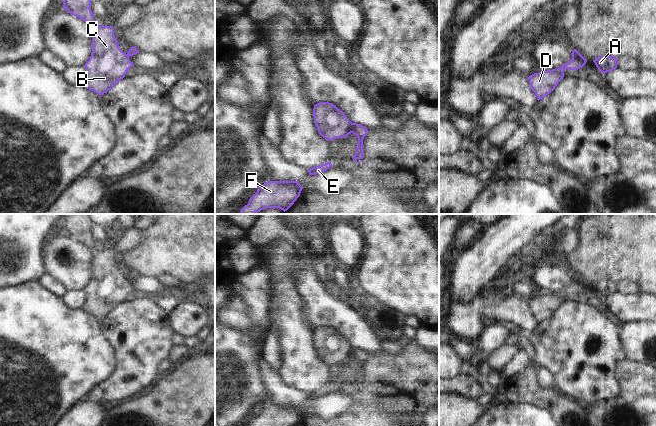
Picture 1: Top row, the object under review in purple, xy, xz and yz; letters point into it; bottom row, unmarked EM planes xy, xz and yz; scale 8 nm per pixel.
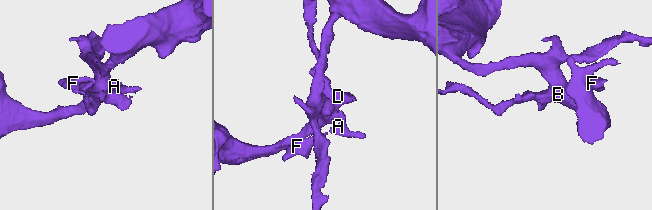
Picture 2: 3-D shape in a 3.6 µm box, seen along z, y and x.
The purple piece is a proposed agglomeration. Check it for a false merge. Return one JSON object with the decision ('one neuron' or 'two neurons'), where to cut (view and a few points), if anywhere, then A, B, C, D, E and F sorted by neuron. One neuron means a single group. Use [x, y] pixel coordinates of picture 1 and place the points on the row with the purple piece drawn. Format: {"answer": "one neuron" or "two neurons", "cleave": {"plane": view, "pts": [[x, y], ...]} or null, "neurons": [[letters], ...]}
{"answer": "two neurons", "cleave": {"plane": "xz", "pts": [[352, 123], [351, 132]]}, "neurons": [["A", "E", "F"], ["B", "C", "D"]]}

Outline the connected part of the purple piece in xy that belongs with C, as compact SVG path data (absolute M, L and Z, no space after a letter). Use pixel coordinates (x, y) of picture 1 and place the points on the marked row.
M64 0L63 8L90 24L92 53L85 63L86 76L82 83L100 96L110 90L134 66L118 45L112 26L96 25L91 0Z

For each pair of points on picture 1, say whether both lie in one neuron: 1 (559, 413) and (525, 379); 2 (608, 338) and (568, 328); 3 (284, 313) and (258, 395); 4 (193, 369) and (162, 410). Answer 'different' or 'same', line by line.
1: same
2: same
3: different
4: same

